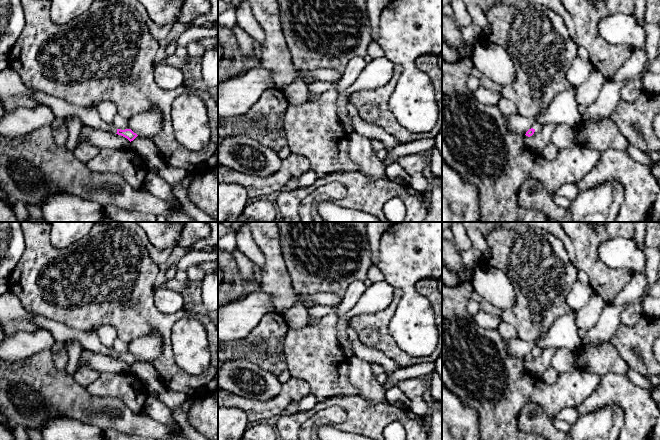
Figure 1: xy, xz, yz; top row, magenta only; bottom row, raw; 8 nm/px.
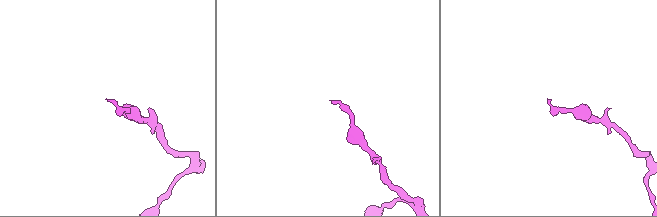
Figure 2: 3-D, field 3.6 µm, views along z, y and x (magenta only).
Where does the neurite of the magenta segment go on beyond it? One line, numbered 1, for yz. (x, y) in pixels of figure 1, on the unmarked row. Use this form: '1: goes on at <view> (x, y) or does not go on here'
1: does not go on here

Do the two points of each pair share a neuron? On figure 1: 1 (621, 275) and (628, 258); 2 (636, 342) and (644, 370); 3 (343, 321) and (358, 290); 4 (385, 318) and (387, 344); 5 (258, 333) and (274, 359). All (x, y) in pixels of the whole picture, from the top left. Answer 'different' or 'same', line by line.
1: different
2: same
3: same
4: same
5: same

